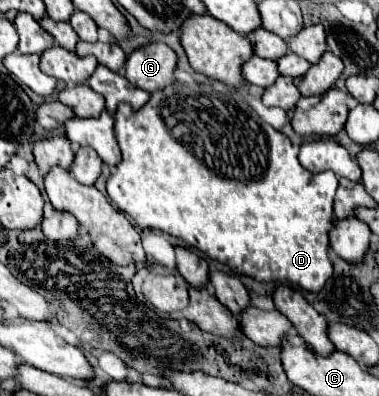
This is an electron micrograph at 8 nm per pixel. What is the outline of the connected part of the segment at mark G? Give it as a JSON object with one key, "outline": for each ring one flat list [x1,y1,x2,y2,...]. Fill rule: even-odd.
{"outline":[[147,43,127,57,125,77,131,81,131,85,153,93,175,83,175,65,177,55,171,47,165,43]]}

